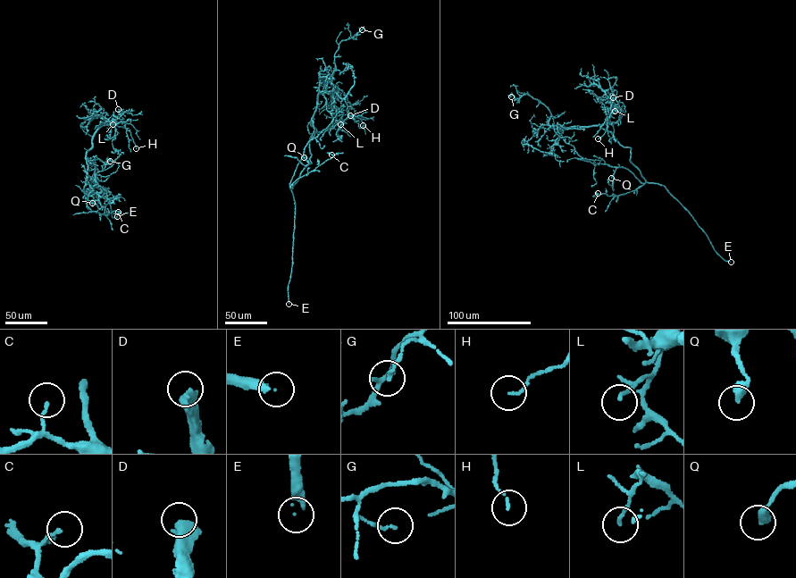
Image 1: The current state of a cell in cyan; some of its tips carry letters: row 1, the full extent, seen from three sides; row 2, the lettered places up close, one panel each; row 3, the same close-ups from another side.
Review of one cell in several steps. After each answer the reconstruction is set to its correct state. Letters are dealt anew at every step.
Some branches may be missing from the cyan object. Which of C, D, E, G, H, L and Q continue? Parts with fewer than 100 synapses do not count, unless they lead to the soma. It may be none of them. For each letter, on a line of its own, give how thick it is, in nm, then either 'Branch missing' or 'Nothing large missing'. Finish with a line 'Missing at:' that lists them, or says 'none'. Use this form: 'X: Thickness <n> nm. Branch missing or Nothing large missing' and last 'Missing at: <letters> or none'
C: Thickness 140 nm. Nothing large missing
D: Thickness 550 nm. Branch missing
E: Thickness 100 nm. Branch missing
G: Thickness 110 nm. Nothing large missing
H: Thickness 100 nm. Nothing large missing
L: Thickness 110 nm. Nothing large missing
Q: Thickness 400 nm. Nothing large missing
Missing at: D, E

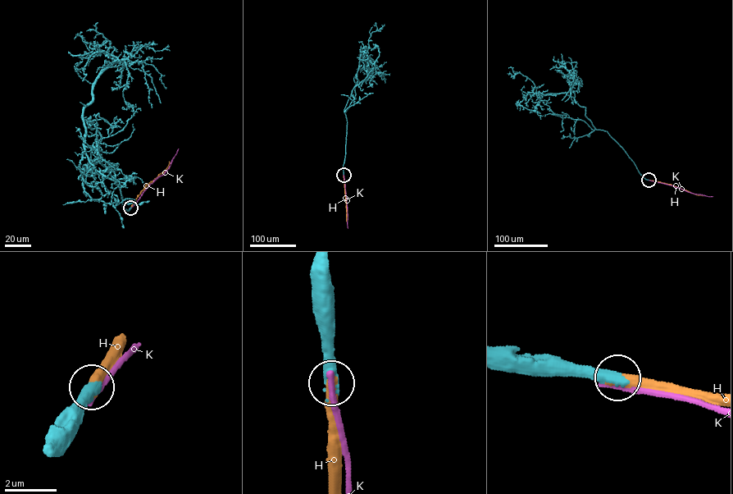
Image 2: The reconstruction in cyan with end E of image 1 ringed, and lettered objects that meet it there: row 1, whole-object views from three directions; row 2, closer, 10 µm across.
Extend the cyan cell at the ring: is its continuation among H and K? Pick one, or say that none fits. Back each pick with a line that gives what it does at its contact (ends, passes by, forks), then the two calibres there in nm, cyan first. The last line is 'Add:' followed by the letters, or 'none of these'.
H: it ends | 460/420 nm
Add: H

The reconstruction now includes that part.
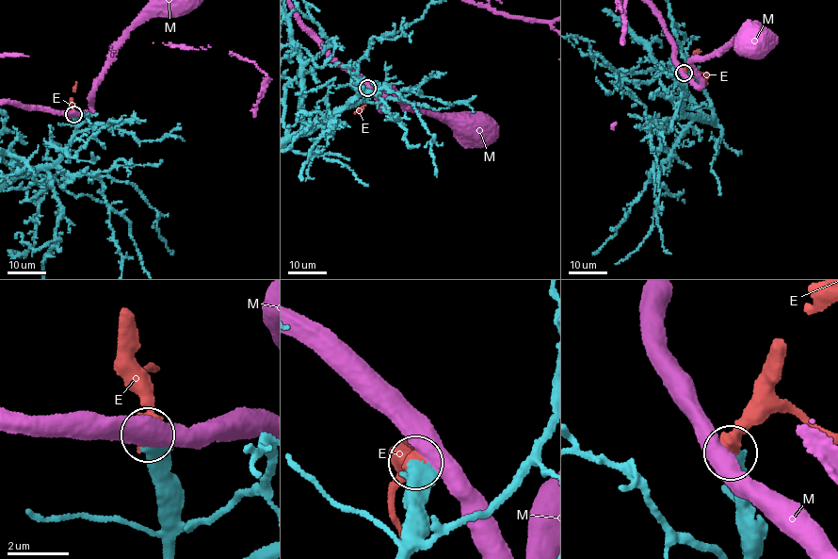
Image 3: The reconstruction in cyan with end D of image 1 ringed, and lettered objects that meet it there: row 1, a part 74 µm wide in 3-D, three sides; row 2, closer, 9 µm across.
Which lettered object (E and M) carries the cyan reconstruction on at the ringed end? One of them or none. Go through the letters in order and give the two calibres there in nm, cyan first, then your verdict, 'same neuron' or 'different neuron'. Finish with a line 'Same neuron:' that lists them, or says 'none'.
E: 650/480 nm | same neuron
M: 600/500 nm | different neuron
Same neuron: E

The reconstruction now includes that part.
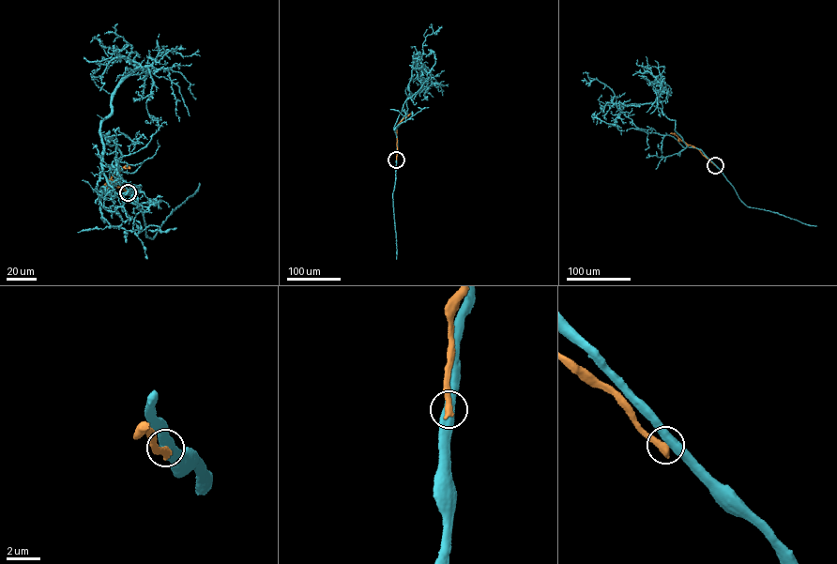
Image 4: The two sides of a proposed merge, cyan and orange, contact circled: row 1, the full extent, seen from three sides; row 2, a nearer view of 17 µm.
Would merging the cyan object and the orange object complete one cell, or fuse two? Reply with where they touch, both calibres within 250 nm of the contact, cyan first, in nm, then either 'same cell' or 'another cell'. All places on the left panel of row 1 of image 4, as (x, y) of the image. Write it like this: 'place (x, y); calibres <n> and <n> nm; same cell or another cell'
place (128, 192); calibres 550 and 480 nm; another cell

